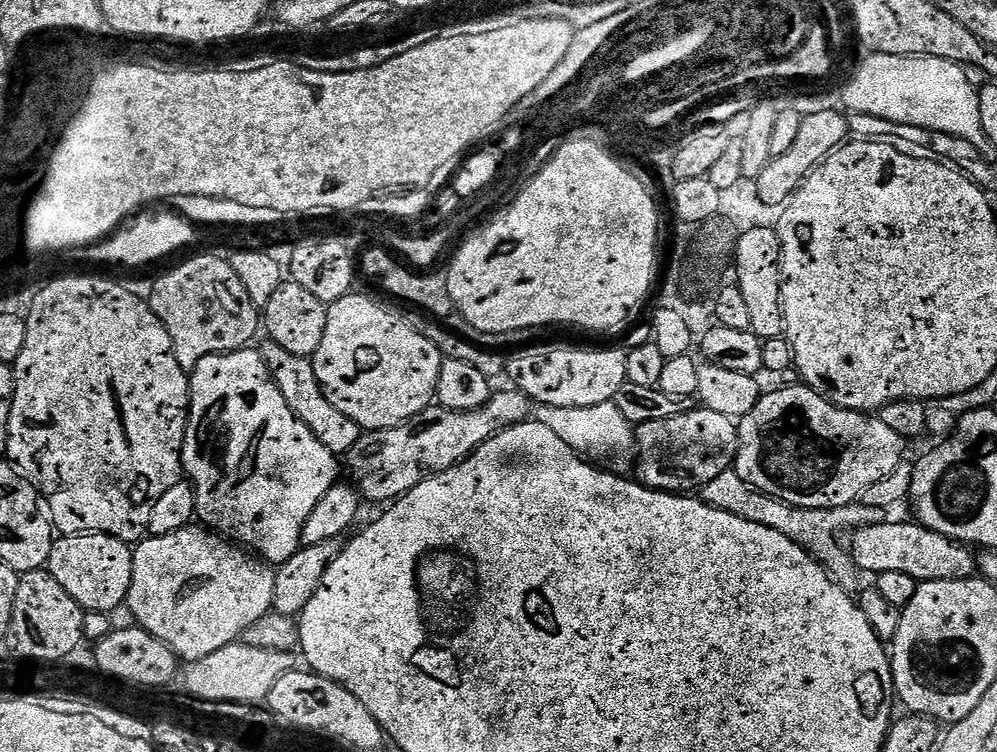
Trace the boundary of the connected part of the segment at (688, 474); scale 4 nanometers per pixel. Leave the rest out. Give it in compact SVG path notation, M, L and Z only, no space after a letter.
M703 406L696 409L685 410L679 416L663 420L662 422L646 422L635 429L636 447L638 449L638 468L640 464L639 483L646 488L655 488L658 492L671 492L673 494L692 494L702 490L718 474L729 471L736 463L736 451L740 434L735 419L726 414L718 414L714 410Z

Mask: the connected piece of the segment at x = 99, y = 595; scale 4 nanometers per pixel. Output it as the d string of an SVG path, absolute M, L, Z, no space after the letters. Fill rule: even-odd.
M89 532L78 536L61 535L52 541L46 571L54 578L58 578L62 590L66 590L66 594L70 594L70 598L74 598L74 602L78 602L85 612L107 612L110 614L118 605L127 601L132 581L132 554L133 549L129 545L101 532Z

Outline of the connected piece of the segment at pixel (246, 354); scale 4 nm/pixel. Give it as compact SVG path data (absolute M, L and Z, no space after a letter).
M249 346L237 352L207 356L202 358L202 362L198 362L196 369L190 373L188 425L184 435L180 463L183 475L187 477L192 489L196 492L196 514L199 523L203 527L235 542L237 545L251 550L259 559L269 565L279 566L285 564L290 558L294 558L296 551L301 548L300 539L306 526L306 520L313 513L314 506L318 506L318 498L322 498L326 494L326 490L330 490L338 482L339 476L336 475L339 474L340 468L336 465L339 463L334 453L326 450L326 446L322 446L322 442L318 442L318 438L314 438L312 431L298 419L294 414L294 410L290 410L290 406L286 406L286 398L282 398L282 390L278 390L278 386L273 382L263 355L257 349L255 352L254 349L255 347Z

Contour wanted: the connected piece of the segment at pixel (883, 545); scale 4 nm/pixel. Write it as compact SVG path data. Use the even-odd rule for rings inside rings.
M919 522L913 524L871 524L857 528L850 536L850 551L855 567L879 574L894 570L910 574L917 582L926 580L970 580L977 575L977 553L969 545L938 534Z

